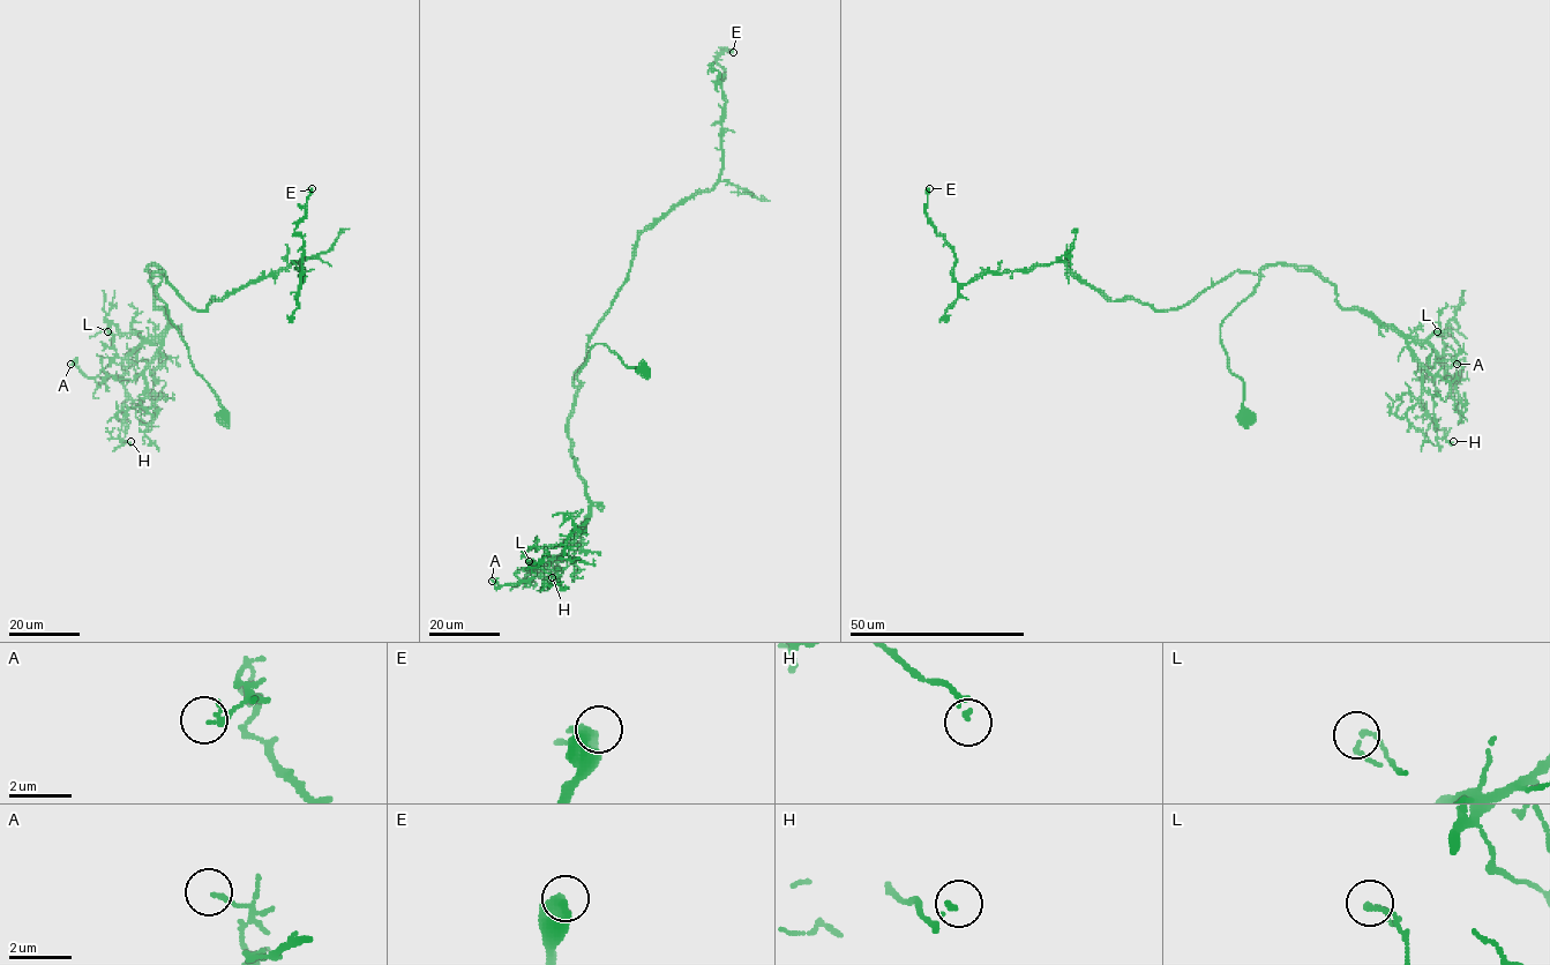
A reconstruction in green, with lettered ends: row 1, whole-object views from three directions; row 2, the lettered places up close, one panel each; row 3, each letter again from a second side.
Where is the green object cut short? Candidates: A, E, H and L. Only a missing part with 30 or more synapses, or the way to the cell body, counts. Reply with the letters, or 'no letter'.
no letter

